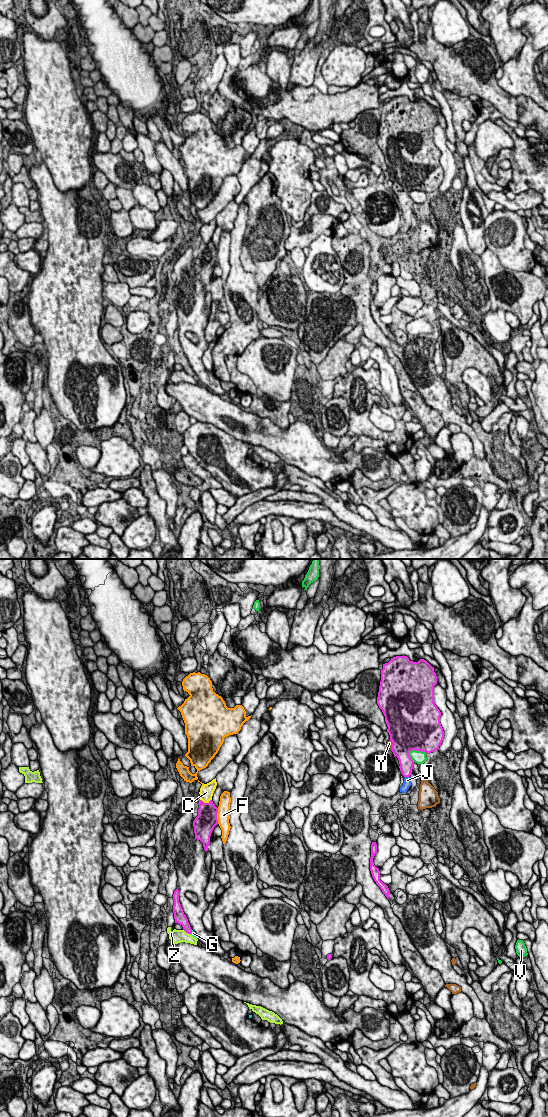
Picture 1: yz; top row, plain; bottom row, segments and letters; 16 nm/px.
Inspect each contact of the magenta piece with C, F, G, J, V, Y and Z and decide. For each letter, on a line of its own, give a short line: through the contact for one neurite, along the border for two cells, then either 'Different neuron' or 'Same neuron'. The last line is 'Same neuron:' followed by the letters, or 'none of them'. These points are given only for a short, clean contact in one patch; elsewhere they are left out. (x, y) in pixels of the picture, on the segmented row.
C: Different neuron
F: Different neuron
G: Different neuron
J: Line: yz (406, 763), (407, 776), (407, 780). Same neuron
V: Different neuron
Y: Different neuron
Z: Different neuron
Same neuron: J

